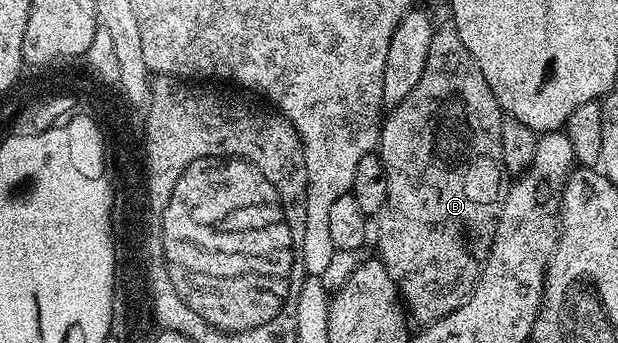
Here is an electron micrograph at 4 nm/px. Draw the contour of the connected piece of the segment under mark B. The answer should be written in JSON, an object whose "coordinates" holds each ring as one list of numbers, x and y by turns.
{"coordinates":[[453,22,435,26,432,45,428,45,428,61,424,69,424,77,416,84,416,89,404,97,395,107,389,108,388,117,383,118,382,129,378,136,377,154,380,156,384,169,388,173,388,201,384,209,376,217,378,223,378,251,377,254,382,264,388,269,388,277,398,286,398,294,409,314,419,319,419,324,425,325,435,323,437,319,448,317,474,292,476,281,480,277,482,267,486,264,488,253,492,249,492,241,496,237,496,225,498,214,502,212,502,201,504,198,504,183,502,187,502,154,500,153,500,129,504,112,496,101,492,89,488,89,488,81,484,81,484,73,480,73,480,65,472,61,472,53,468,53,464,41,460,41,460,33,456,33]]}

